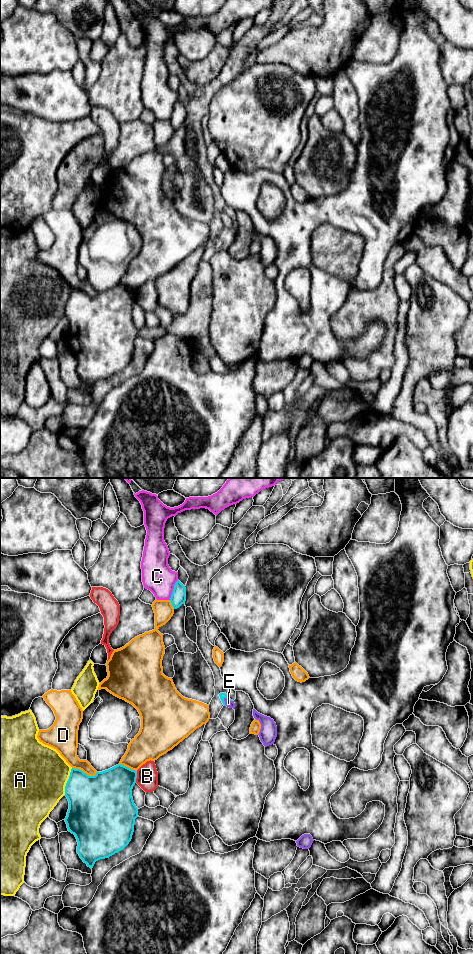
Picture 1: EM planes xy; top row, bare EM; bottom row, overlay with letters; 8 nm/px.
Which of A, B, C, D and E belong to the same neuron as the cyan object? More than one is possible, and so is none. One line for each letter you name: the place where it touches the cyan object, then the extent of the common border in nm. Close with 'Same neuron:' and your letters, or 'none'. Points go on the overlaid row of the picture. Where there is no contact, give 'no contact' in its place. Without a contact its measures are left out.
E: xy (228, 697) | 80 nm
Same neuron: E

